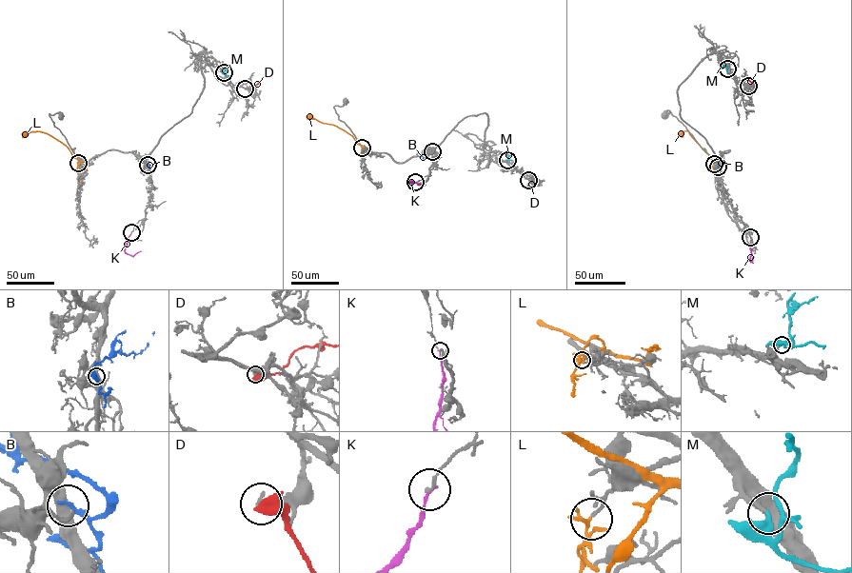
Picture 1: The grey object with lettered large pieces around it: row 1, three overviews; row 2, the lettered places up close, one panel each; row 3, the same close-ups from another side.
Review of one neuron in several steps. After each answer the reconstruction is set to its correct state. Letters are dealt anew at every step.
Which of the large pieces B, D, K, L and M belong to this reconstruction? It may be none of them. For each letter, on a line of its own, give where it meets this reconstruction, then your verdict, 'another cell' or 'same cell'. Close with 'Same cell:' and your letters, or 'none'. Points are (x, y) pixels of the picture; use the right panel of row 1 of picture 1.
B: meets grey at (718, 167); another cell
D: meets grey at (748, 86); another cell
K: meets grey at (750, 237); another cell
L: meets grey at (714, 164); another cell
M: meets grey at (727, 69); same cell
Same cell: M

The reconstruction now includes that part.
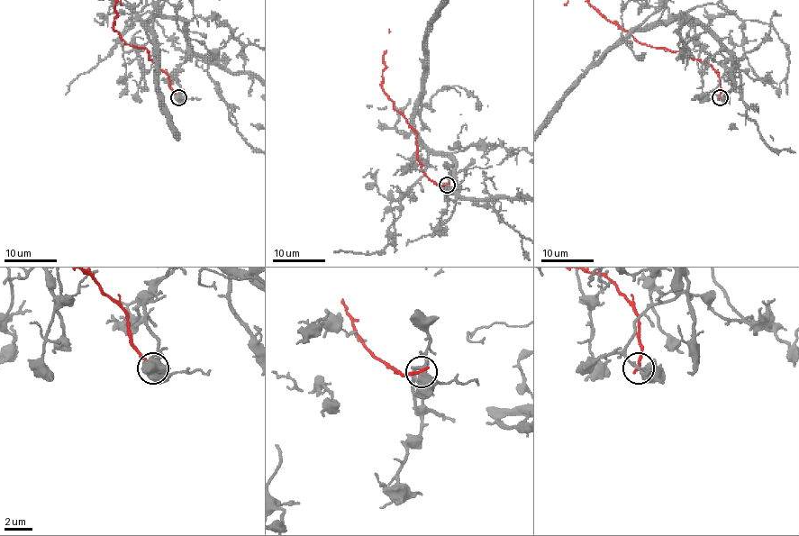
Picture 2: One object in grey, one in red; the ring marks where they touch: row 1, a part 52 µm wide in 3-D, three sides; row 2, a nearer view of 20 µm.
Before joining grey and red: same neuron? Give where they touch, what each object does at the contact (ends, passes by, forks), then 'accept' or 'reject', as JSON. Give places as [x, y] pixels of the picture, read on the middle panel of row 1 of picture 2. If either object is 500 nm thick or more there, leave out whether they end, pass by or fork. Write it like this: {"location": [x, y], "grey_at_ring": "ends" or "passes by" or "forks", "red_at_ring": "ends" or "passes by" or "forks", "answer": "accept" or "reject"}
{"location": [447, 185], "grey_at_ring": "passes by", "red_at_ring": "ends", "answer": "reject"}

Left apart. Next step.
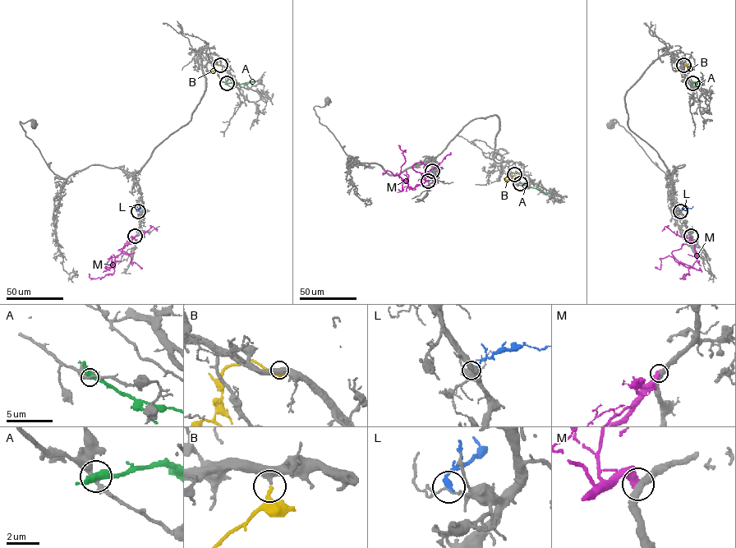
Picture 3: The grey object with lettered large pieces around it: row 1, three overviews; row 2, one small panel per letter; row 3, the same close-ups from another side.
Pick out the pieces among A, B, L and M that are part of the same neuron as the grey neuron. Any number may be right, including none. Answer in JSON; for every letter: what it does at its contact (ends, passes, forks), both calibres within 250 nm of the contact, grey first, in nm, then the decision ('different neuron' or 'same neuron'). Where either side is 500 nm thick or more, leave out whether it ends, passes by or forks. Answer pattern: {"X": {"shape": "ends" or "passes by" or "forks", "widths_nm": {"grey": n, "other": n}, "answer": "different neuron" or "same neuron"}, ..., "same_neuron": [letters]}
{"A": {"shape": "passes by", "widths_nm": {"grey": 320, "other": 440}, "answer": "different neuron"}, "B": {"shape": "ends", "widths_nm": {"grey": 320, "other": 220}, "answer": "same neuron"}, "L": {"shape": "ends", "widths_nm": {"grey": 80, "other": 360}, "answer": "different neuron"}, "M": {"shape": "ends", "widths_nm": {"grey": 420, "other": 480}, "answer": "different neuron"}, "same_neuron": ["B"]}

